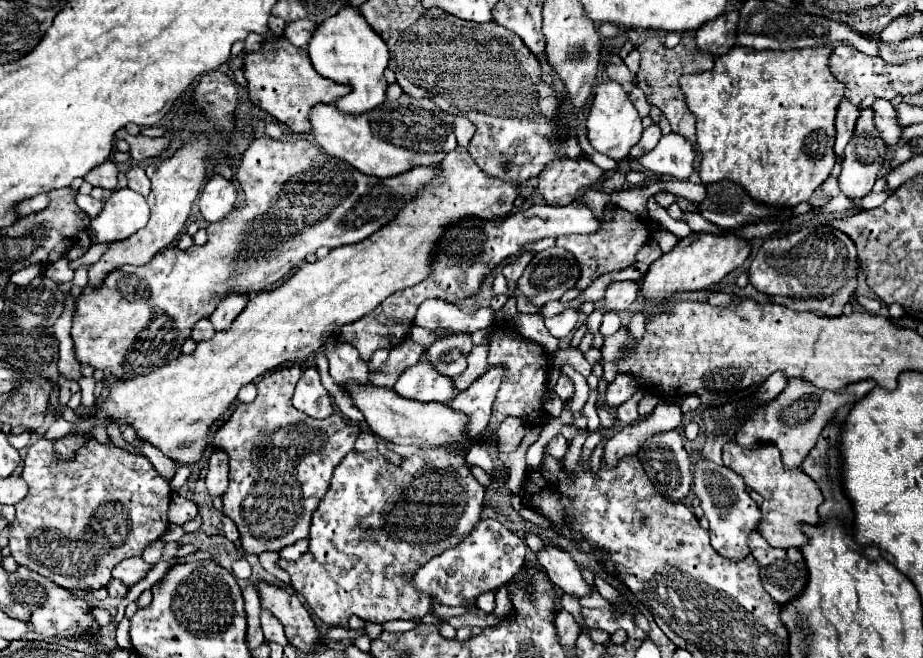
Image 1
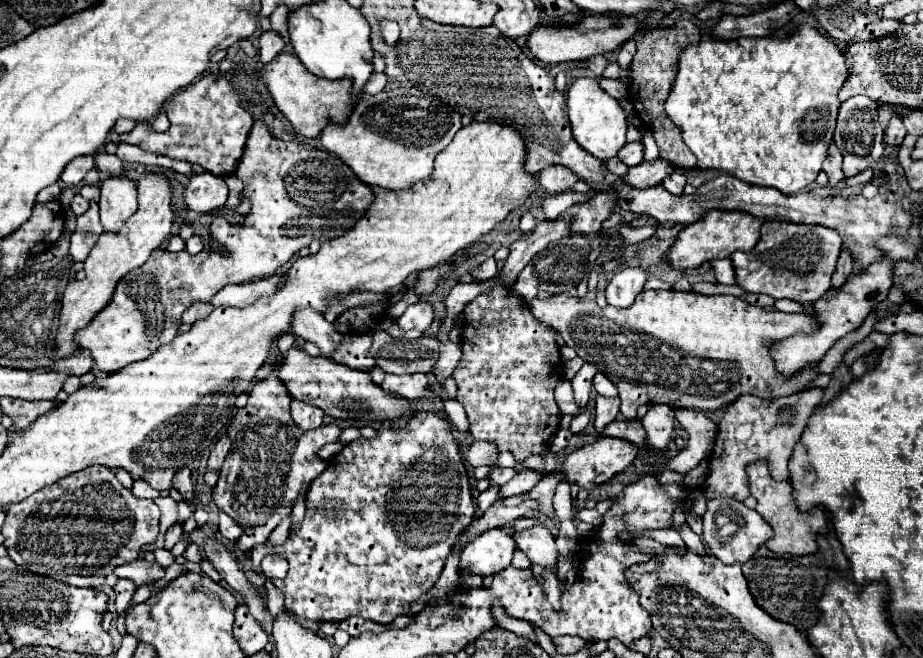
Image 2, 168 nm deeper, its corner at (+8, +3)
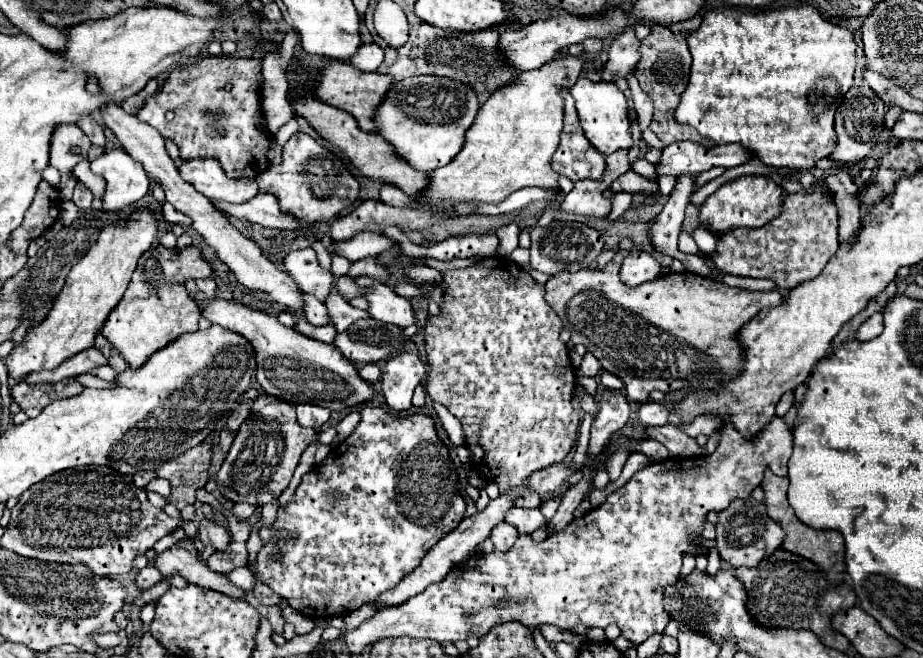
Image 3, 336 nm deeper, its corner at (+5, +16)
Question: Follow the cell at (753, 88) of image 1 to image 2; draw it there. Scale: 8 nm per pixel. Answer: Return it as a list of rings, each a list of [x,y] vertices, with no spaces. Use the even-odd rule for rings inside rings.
[[[799,25],[799,33],[795,33],[795,37],[787,37],[787,41],[779,41],[775,37],[743,37],[739,41],[711,41],[711,37],[705,35],[699,41],[699,45],[691,45],[691,49],[683,51],[683,57],[681,57],[679,69],[677,69],[677,77],[673,81],[669,97],[665,101],[665,111],[671,117],[671,121],[675,121],[675,125],[681,127],[683,141],[697,157],[699,169],[723,171],[745,183],[759,185],[759,187],[773,187],[773,189],[781,191],[783,195],[795,195],[795,193],[809,189],[821,171],[821,163],[827,157],[827,145],[835,131],[835,119],[837,119],[837,109],[839,109],[837,93],[843,87],[845,79],[847,79],[847,65],[845,65],[845,57],[841,53],[841,49],[831,39],[823,37],[817,29],[813,29],[811,25]]]

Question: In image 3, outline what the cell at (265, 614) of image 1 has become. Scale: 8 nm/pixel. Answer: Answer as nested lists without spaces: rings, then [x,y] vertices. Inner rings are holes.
[[[202,520],[200,528],[198,528],[198,540],[204,546],[212,546],[216,550],[224,550],[230,544],[230,536],[228,536],[226,528],[222,528],[220,524],[208,522],[208,520]]]

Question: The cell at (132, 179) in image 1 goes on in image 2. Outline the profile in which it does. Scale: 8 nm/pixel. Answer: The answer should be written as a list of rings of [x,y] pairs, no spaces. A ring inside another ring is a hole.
[[[101,151],[101,153],[97,153],[95,163],[97,163],[99,171],[103,171],[107,177],[125,177],[123,161],[117,155],[109,155],[109,153]]]

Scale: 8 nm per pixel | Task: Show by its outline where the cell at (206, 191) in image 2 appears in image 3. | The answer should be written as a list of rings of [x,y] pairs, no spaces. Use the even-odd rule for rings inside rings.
[[[214,158],[188,160],[178,170],[184,182],[192,184],[210,200],[242,202],[250,200],[258,192],[256,180],[230,180],[224,176],[226,172],[222,172],[222,166]]]

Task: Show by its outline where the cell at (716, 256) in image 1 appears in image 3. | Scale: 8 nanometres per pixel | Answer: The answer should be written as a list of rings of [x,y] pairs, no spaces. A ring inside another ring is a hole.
[[[740,176],[732,182],[722,184],[712,196],[706,198],[706,202],[700,208],[700,224],[710,226],[712,232],[722,234],[728,230],[734,230],[738,226],[748,228],[760,228],[780,216],[784,202],[784,190],[768,176]]]

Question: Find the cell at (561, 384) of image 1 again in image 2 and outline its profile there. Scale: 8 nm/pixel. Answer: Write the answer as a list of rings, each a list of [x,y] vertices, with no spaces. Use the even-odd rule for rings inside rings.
[[[569,379],[559,381],[559,385],[555,387],[555,401],[557,401],[561,413],[565,413],[565,415],[575,415],[579,411],[585,411],[585,409],[577,409],[577,405],[573,401],[573,387],[571,387]]]

